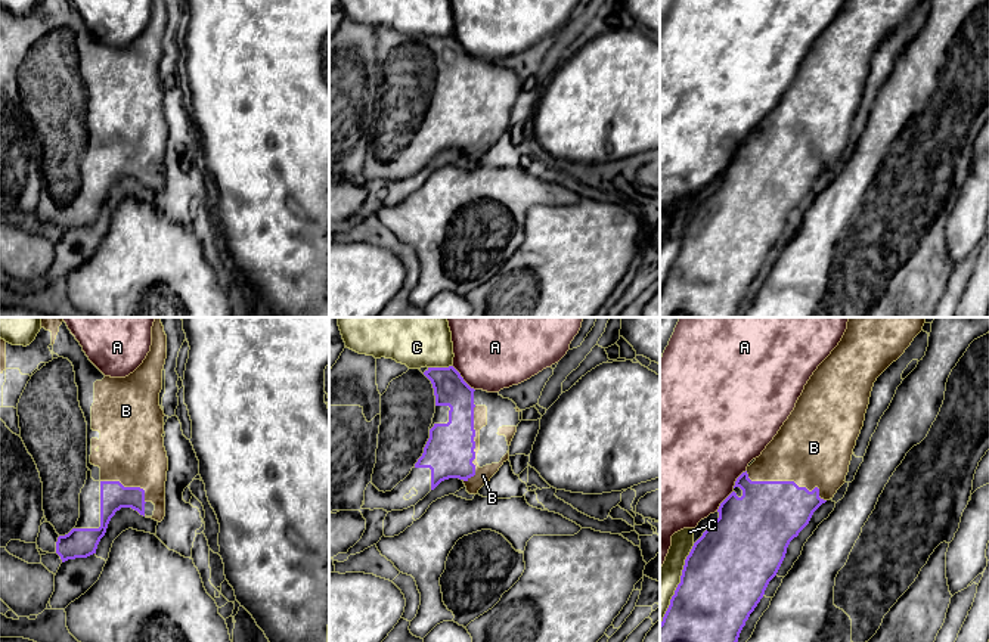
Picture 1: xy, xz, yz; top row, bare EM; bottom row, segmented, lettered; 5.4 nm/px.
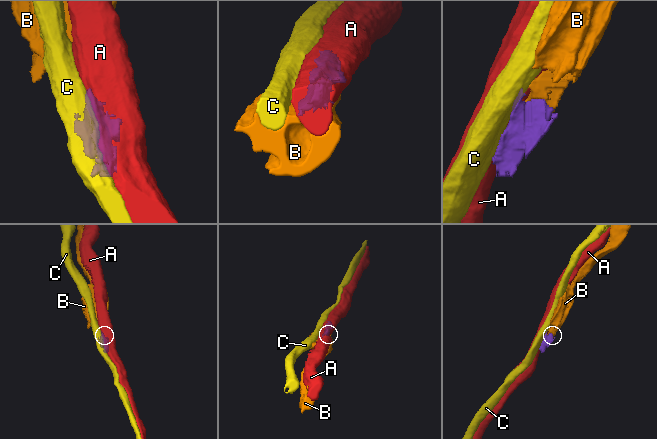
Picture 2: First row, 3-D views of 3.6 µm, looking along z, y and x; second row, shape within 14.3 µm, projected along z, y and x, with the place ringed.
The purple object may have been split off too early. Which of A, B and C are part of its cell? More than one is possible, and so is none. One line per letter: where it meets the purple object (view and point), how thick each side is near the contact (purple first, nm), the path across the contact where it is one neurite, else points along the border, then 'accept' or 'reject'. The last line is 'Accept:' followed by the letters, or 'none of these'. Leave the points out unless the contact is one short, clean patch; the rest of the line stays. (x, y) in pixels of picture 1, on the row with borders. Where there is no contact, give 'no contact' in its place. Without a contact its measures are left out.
A: meets purple in xz at (462, 378); 180 nm thick on the purple side, 460 nm on the other; reject
B: meets purple in yz at (787, 481); 360 nm thick on the purple side, 420 nm on the other; accept
C: meets purple in xz at (439, 368); 180 nm thick on the purple side, 380 nm on the other; reject
Accept: B

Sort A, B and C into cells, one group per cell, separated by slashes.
A / B / C

